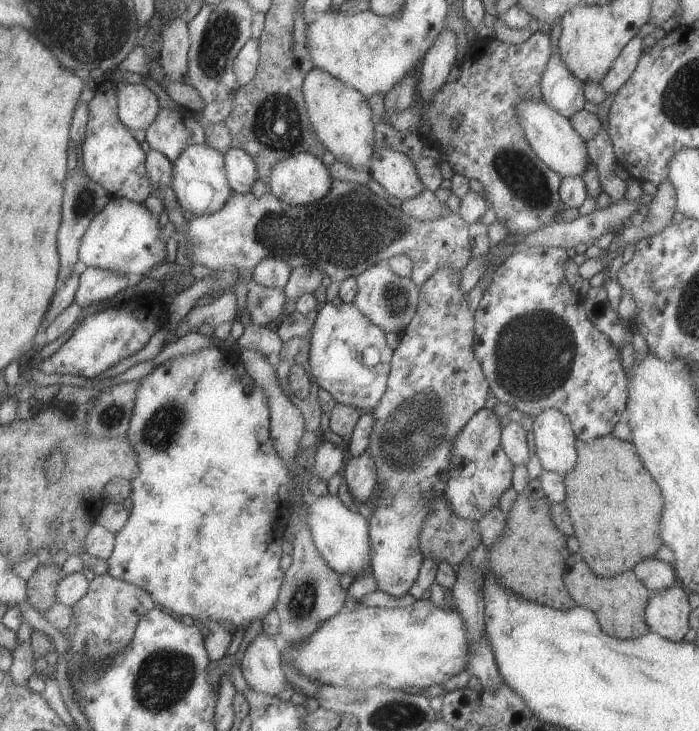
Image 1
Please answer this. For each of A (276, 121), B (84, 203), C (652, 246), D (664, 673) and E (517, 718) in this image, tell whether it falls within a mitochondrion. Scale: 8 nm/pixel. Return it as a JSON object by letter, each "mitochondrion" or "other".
{"A":"mitochondrion","B":"mitochondrion","C":"other","D":"other","E":"other"}

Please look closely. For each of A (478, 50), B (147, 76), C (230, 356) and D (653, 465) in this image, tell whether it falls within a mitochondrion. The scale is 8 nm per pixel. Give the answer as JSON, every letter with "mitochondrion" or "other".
{"A":"other","B":"other","C":"other","D":"other"}

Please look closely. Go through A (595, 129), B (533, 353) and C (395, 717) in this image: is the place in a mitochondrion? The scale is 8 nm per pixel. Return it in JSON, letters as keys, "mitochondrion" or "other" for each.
{"A":"other","B":"mitochondrion","C":"mitochondrion"}

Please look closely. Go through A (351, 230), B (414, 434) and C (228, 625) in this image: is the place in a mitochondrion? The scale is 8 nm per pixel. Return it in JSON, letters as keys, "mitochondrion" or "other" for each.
{"A":"mitochondrion","B":"mitochondrion","C":"other"}

